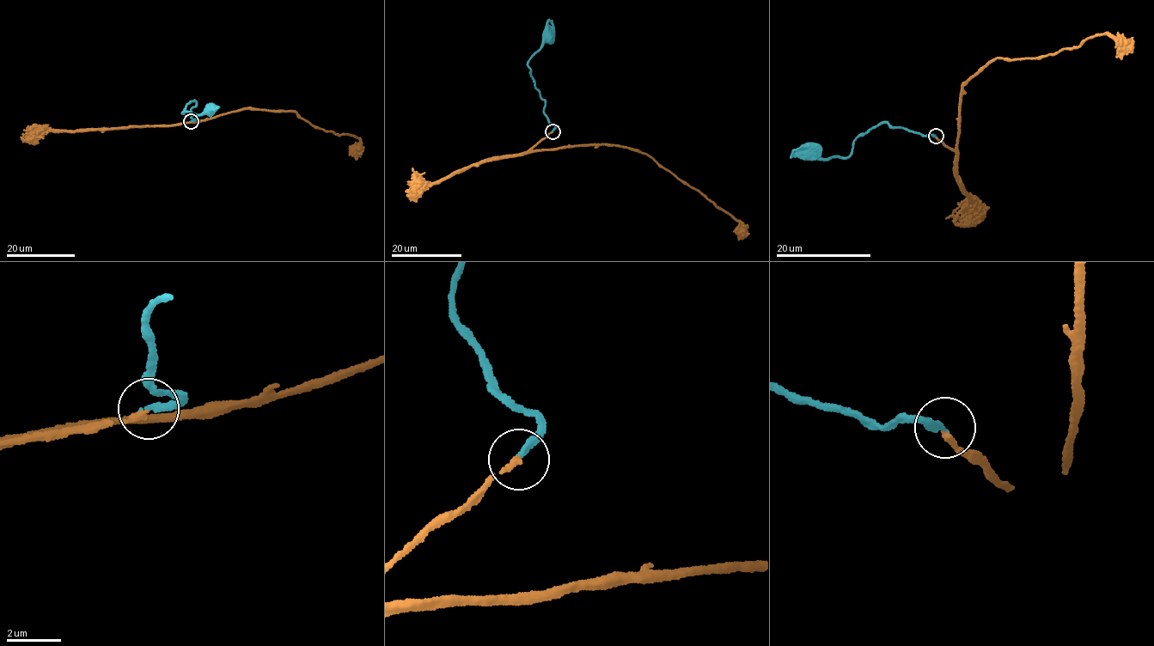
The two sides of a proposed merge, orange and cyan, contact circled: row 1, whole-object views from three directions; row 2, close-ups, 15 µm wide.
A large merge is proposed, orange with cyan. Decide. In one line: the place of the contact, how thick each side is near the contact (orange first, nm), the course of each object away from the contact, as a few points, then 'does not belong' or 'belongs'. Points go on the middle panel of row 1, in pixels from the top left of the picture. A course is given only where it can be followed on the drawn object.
at (552, 131); 220 nm thick on the orange side, 240 nm on the other; orange runs (552, 131), (533, 149), (602, 143), (626, 146), (650, 155), (731, 214), (741, 223), (742, 236); cyan runs (552, 131), (554, 126), (543, 112), (545, 100), (528, 65), (529, 58), (549, 34); belongs

